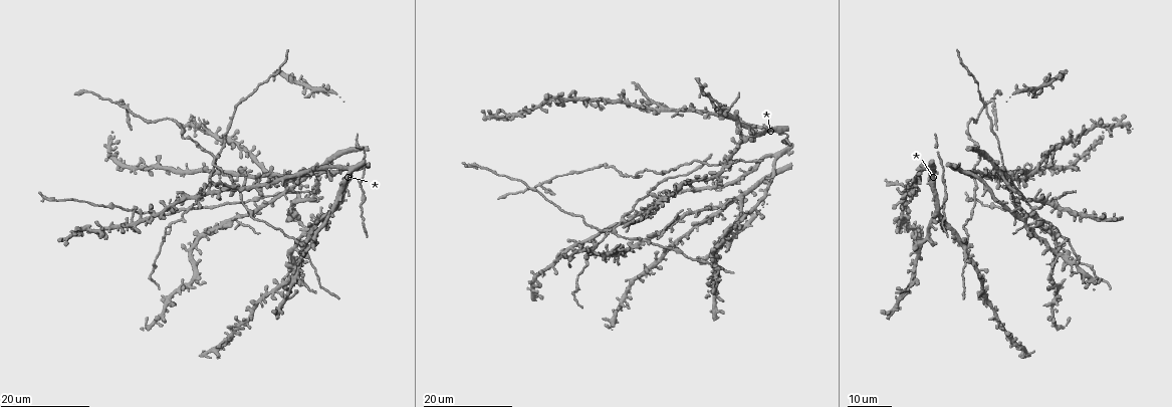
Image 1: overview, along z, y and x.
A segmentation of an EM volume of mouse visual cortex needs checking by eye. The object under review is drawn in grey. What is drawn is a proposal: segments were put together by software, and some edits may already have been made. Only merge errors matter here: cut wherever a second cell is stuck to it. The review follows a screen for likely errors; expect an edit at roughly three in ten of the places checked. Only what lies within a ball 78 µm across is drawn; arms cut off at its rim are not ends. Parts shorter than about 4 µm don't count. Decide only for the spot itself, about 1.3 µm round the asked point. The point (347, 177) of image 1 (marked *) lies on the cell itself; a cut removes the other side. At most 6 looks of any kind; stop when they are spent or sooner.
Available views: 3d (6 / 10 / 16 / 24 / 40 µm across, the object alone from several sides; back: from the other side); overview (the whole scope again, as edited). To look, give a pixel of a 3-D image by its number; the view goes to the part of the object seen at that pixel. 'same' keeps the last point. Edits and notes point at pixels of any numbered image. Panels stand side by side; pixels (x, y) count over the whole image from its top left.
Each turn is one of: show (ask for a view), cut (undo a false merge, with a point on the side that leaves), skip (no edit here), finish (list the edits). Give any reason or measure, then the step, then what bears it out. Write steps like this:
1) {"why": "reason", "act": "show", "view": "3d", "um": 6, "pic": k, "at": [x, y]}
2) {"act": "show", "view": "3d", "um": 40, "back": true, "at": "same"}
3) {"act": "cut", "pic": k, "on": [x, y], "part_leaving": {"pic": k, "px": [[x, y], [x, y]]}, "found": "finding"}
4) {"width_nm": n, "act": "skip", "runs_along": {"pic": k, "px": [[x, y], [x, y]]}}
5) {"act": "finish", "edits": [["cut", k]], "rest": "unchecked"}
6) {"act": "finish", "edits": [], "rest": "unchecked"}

{"why": "four-way junction", "act": "show", "view": "3d", "um": 16, "pic": 1, "at": [297, 279]}

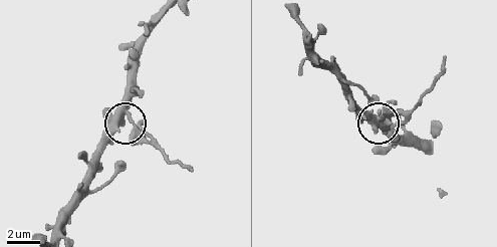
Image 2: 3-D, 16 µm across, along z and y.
{"act": "show", "view": "3d", "um": 6, "pic": 2, "at": [381, 119]}

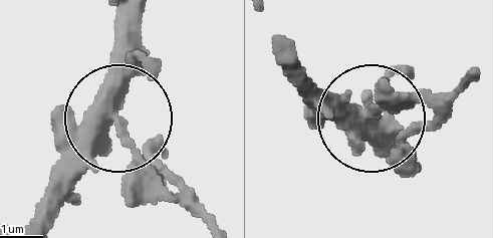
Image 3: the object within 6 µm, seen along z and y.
{"act": "show", "view": "3d", "um": 6, "back": true, "pic": 3, "at": [368, 114]}

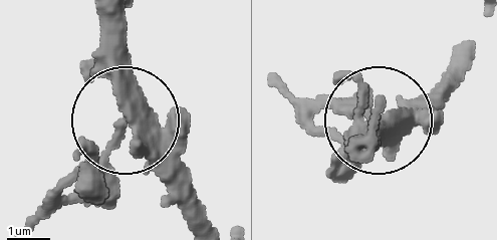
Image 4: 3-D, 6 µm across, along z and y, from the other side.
{"width_nm": 380, "act": "cut", "pic": 4, "on": [107, 180], "part_leaving": {"pic": 4, "px": [[121, 127], [45, 220]]}, "found": "two cells meet here"}

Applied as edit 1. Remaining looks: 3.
{"why": "see it whole again", "act": "show", "view": "overview"}

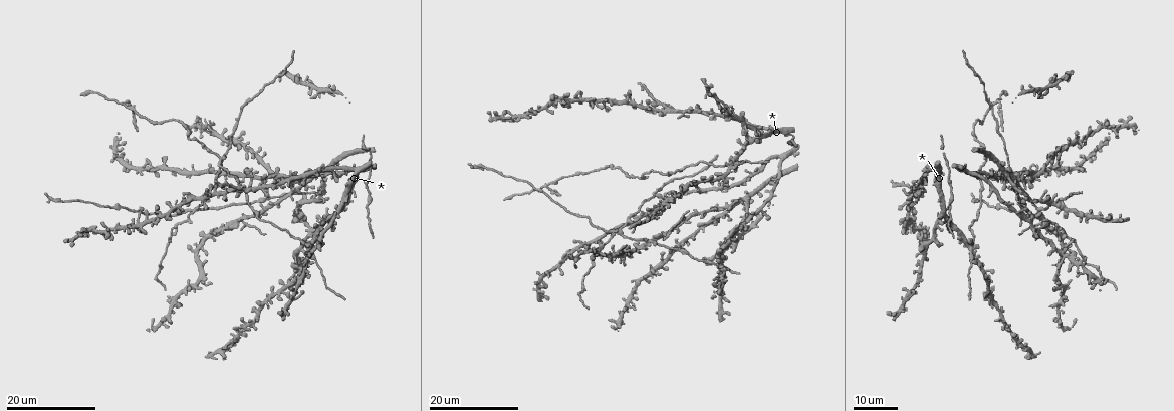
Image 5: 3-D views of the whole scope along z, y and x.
{"why": "thin arm on a thick one", "act": "show", "view": "3d", "um": 24, "pic": 5, "at": [219, 158]}

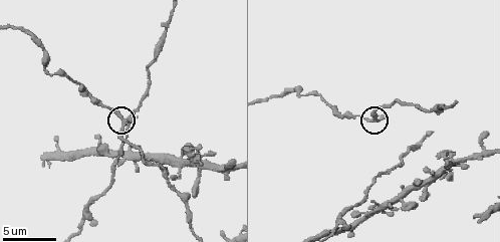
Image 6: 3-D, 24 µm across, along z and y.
{"act": "show", "view": "3d", "um": 10, "pic": 6, "at": [376, 121]}

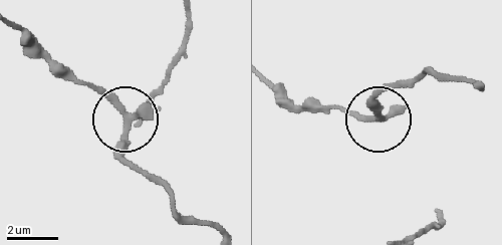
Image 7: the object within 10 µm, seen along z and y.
{"act": "skip", "found": "one cell here"}

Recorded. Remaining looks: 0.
{"act": "finish", "edits": [["cut", 4]], "rest": "unchecked"}

